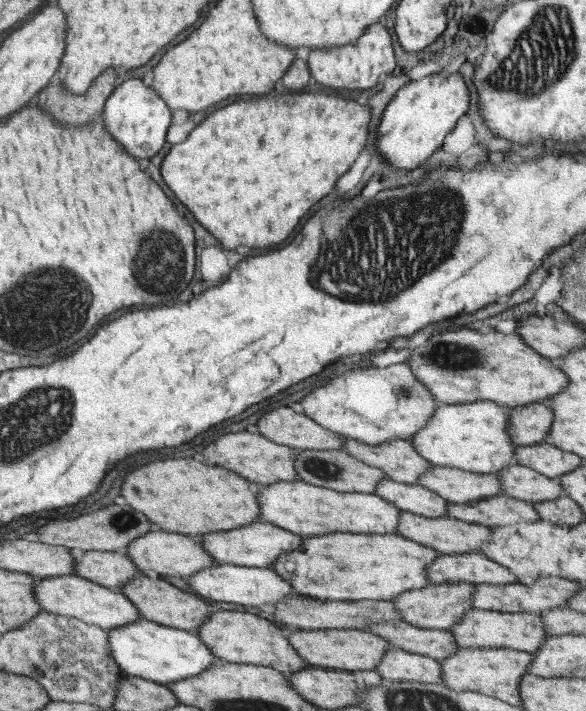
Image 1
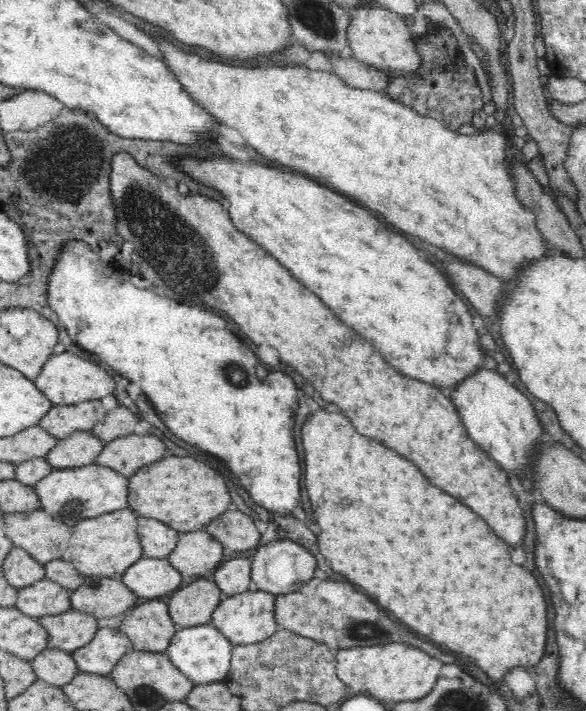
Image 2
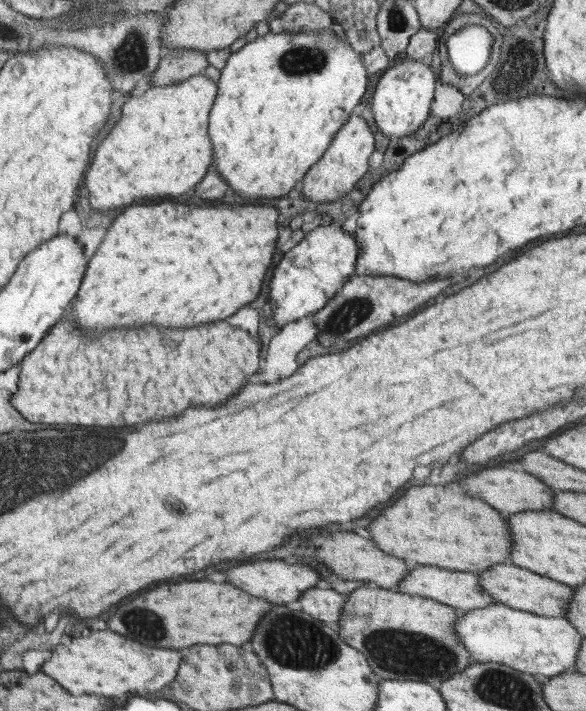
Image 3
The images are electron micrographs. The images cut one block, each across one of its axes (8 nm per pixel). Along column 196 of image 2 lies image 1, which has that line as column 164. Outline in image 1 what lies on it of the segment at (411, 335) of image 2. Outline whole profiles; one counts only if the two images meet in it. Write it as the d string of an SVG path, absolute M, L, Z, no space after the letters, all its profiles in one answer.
M267 94L258 95L257 99L252 101L236 101L226 108L220 108L214 114L206 117L202 124L198 124L192 129L192 134L179 145L174 145L167 156L164 157L162 164L162 175L168 188L176 194L176 198L186 204L186 208L192 212L194 218L200 218L200 222L204 222L206 230L212 230L212 234L216 234L216 238L220 240L220 244L228 250L234 250L238 246L250 246L250 248L270 248L274 244L284 242L292 230L300 224L300 218L304 218L310 208L320 202L326 194L332 192L332 186L336 184L336 180L351 168L356 162L360 151L366 148L368 142L368 124L370 124L371 114L370 106L360 105L356 101L347 100L334 95L320 94L284 94L270 97Z

